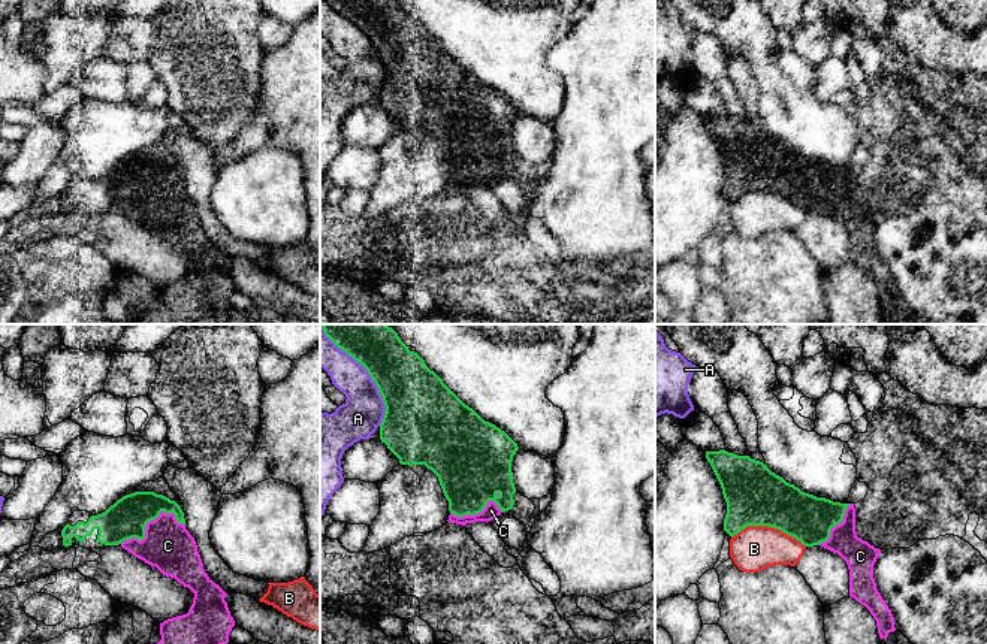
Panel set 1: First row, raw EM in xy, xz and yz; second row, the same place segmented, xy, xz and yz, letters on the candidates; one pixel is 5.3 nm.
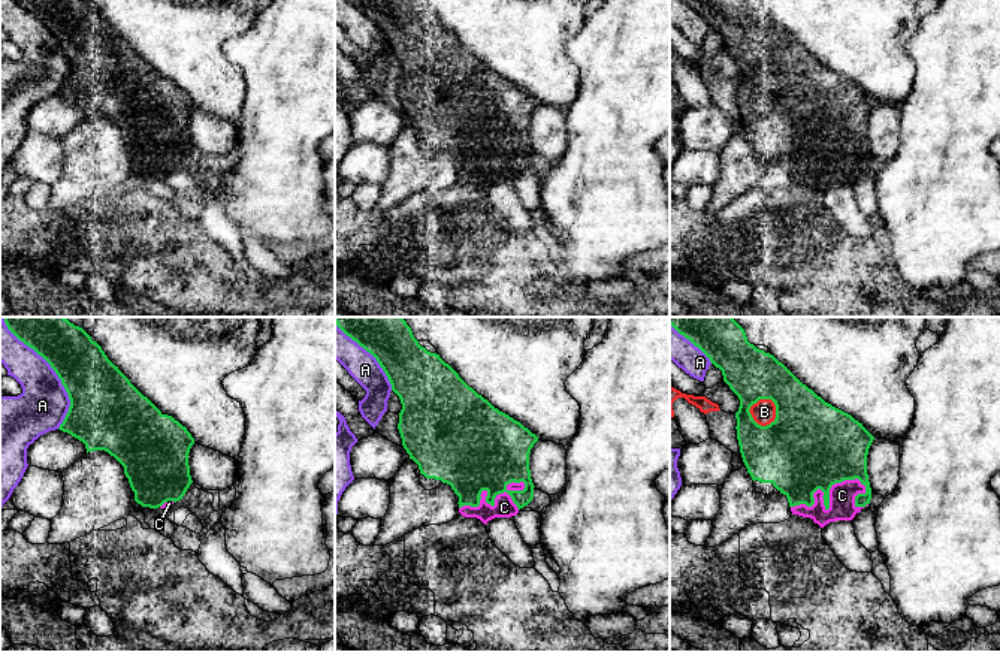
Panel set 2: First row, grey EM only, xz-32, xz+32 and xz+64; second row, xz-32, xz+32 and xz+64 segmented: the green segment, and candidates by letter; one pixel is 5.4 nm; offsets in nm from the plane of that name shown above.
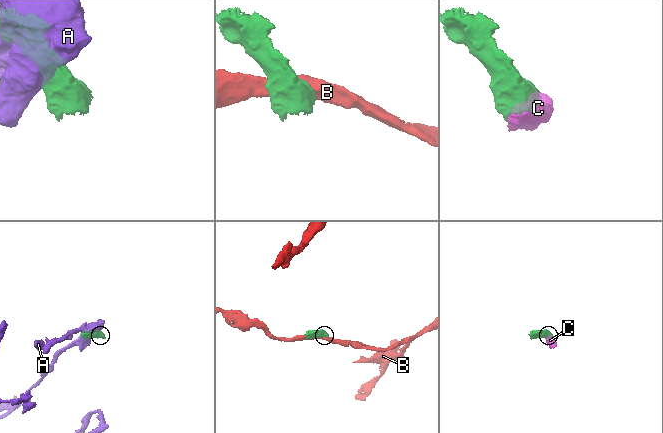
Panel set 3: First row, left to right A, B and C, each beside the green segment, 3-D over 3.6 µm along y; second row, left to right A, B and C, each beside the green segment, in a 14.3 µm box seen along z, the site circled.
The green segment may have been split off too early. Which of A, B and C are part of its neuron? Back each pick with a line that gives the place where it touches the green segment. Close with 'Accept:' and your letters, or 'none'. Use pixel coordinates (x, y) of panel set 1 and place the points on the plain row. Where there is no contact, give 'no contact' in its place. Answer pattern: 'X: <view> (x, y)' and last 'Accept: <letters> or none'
C: xy (148, 186)
Accept: C

